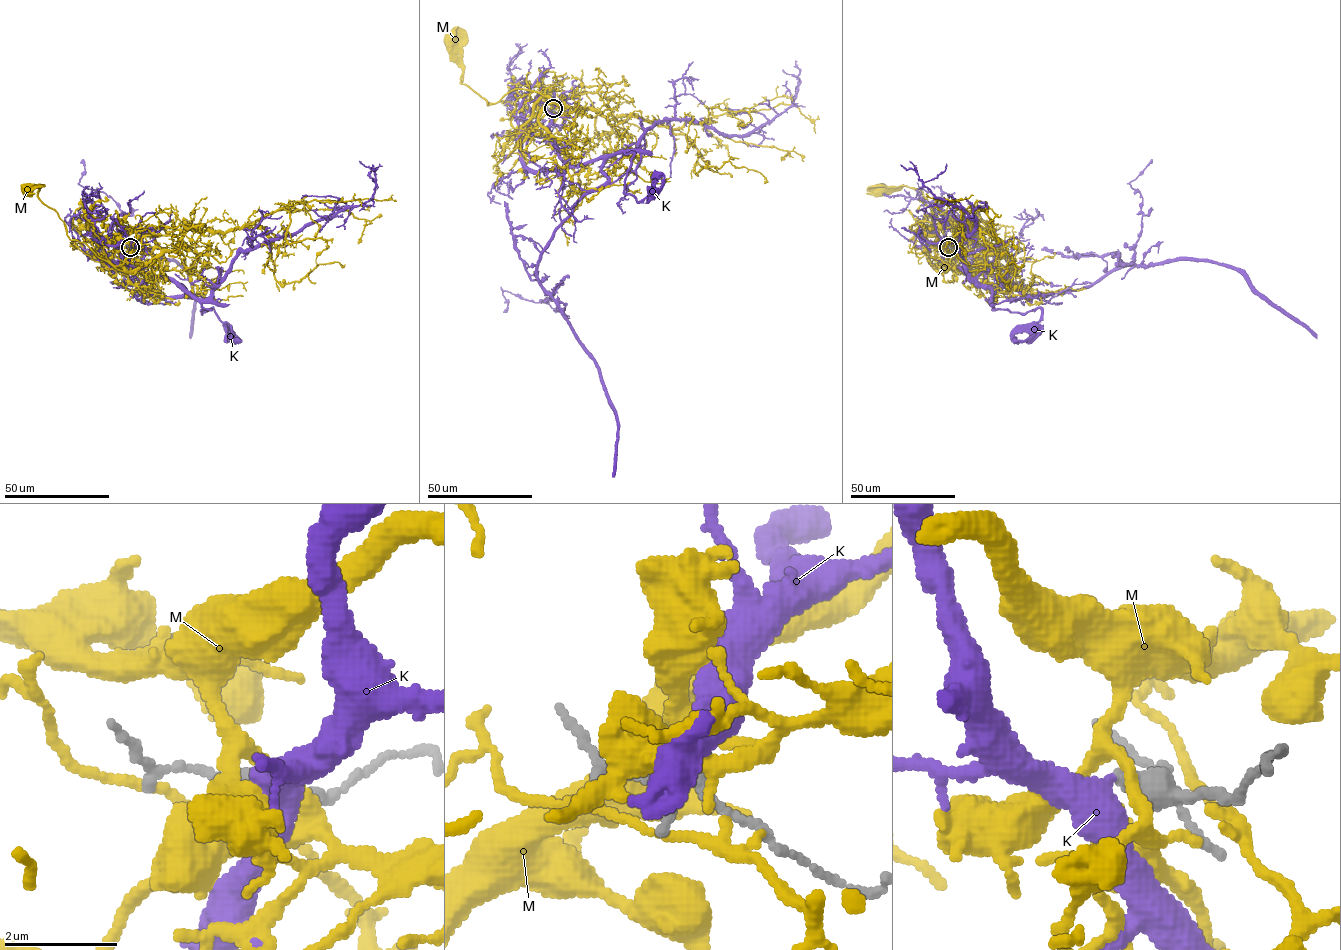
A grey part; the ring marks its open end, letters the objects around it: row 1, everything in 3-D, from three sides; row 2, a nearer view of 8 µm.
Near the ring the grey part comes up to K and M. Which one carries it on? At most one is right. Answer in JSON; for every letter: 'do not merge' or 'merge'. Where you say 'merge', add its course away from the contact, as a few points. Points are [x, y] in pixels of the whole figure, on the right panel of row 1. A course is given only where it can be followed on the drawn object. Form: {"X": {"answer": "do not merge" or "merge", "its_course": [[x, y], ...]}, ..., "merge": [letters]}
{"K": {"answer": "merge", "its_course": [[948, 247], [956, 259], [1000, 268], [1023, 291], [1047, 301], [1127, 266], [1178, 260], [1228, 265], [1317, 338]]}, "M": {"answer": "do not merge"}, "merge": ["K"]}

